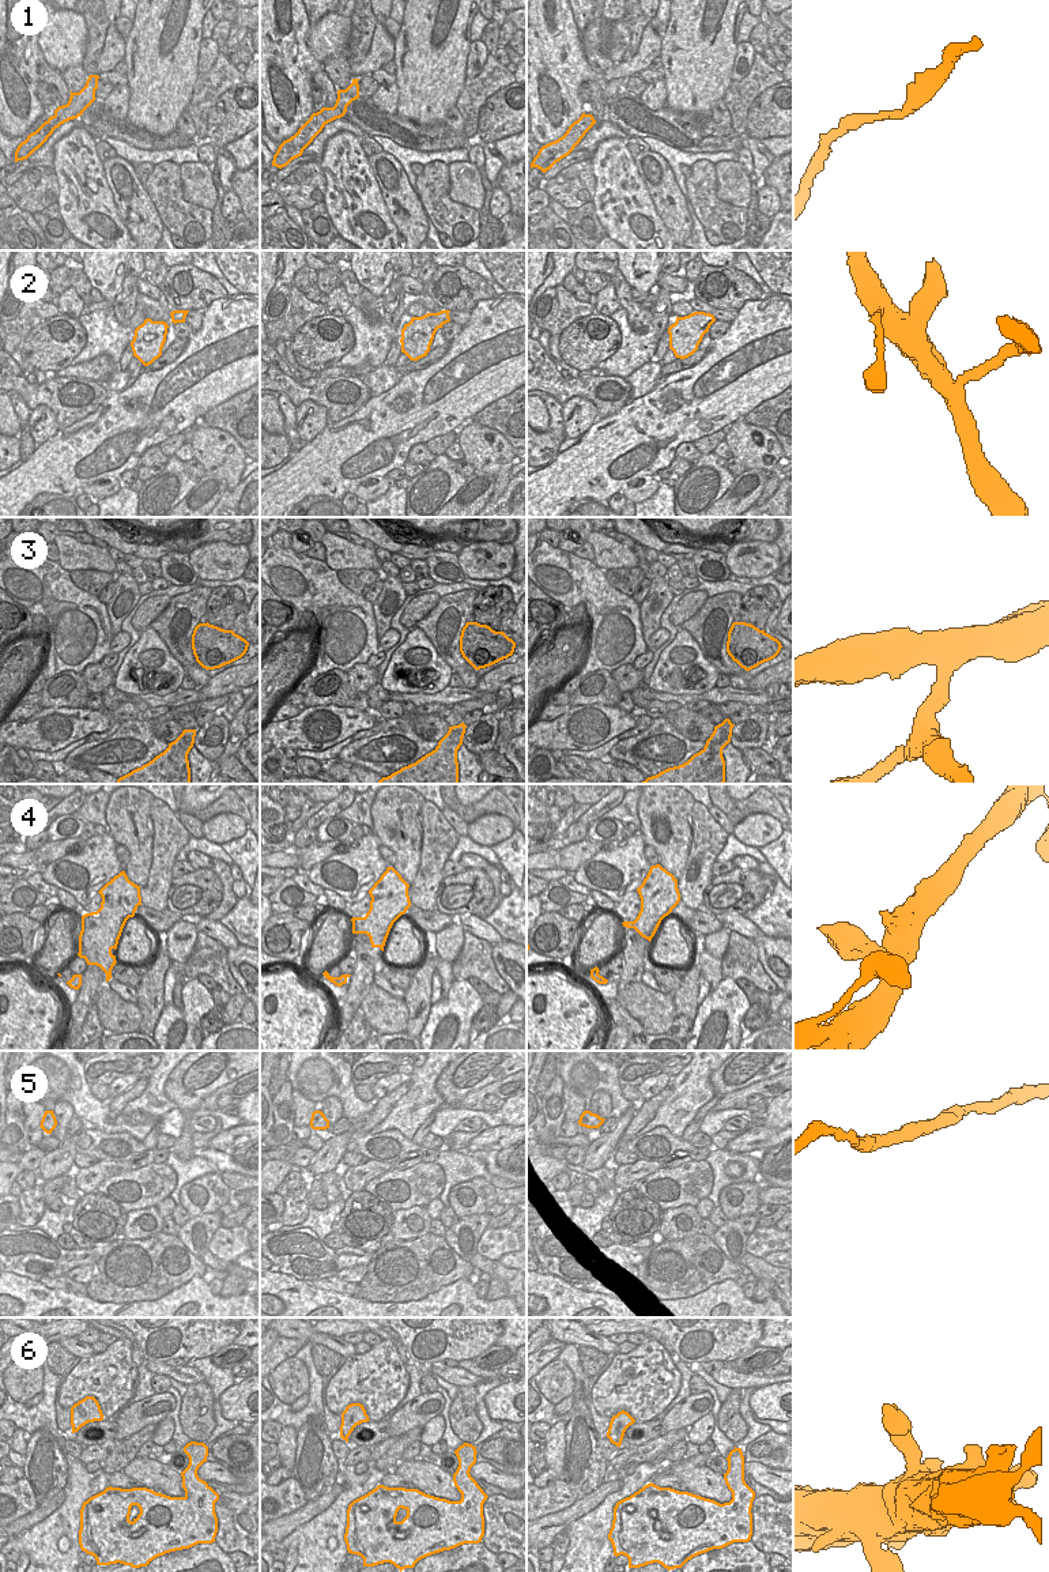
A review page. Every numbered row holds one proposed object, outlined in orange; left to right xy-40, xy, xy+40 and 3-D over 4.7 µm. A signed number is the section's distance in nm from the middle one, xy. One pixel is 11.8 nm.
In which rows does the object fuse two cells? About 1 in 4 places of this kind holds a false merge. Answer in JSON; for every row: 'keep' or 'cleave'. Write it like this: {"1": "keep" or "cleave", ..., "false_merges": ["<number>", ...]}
{"1": "keep", "2": "keep", "3": "cleave", "4": "keep", "5": "keep", "6": "keep", "false_merges": ["3"]}

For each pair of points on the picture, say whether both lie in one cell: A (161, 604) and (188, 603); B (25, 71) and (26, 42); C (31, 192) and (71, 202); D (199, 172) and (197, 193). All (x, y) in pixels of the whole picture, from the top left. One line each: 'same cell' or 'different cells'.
A: different cells
B: same cell
C: different cells
D: same cell

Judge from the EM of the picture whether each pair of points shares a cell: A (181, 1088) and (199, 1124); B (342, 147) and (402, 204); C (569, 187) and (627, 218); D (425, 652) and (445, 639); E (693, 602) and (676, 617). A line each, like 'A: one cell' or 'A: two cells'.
A: two cells
B: two cells
C: two cells
D: two cells
E: one cell

